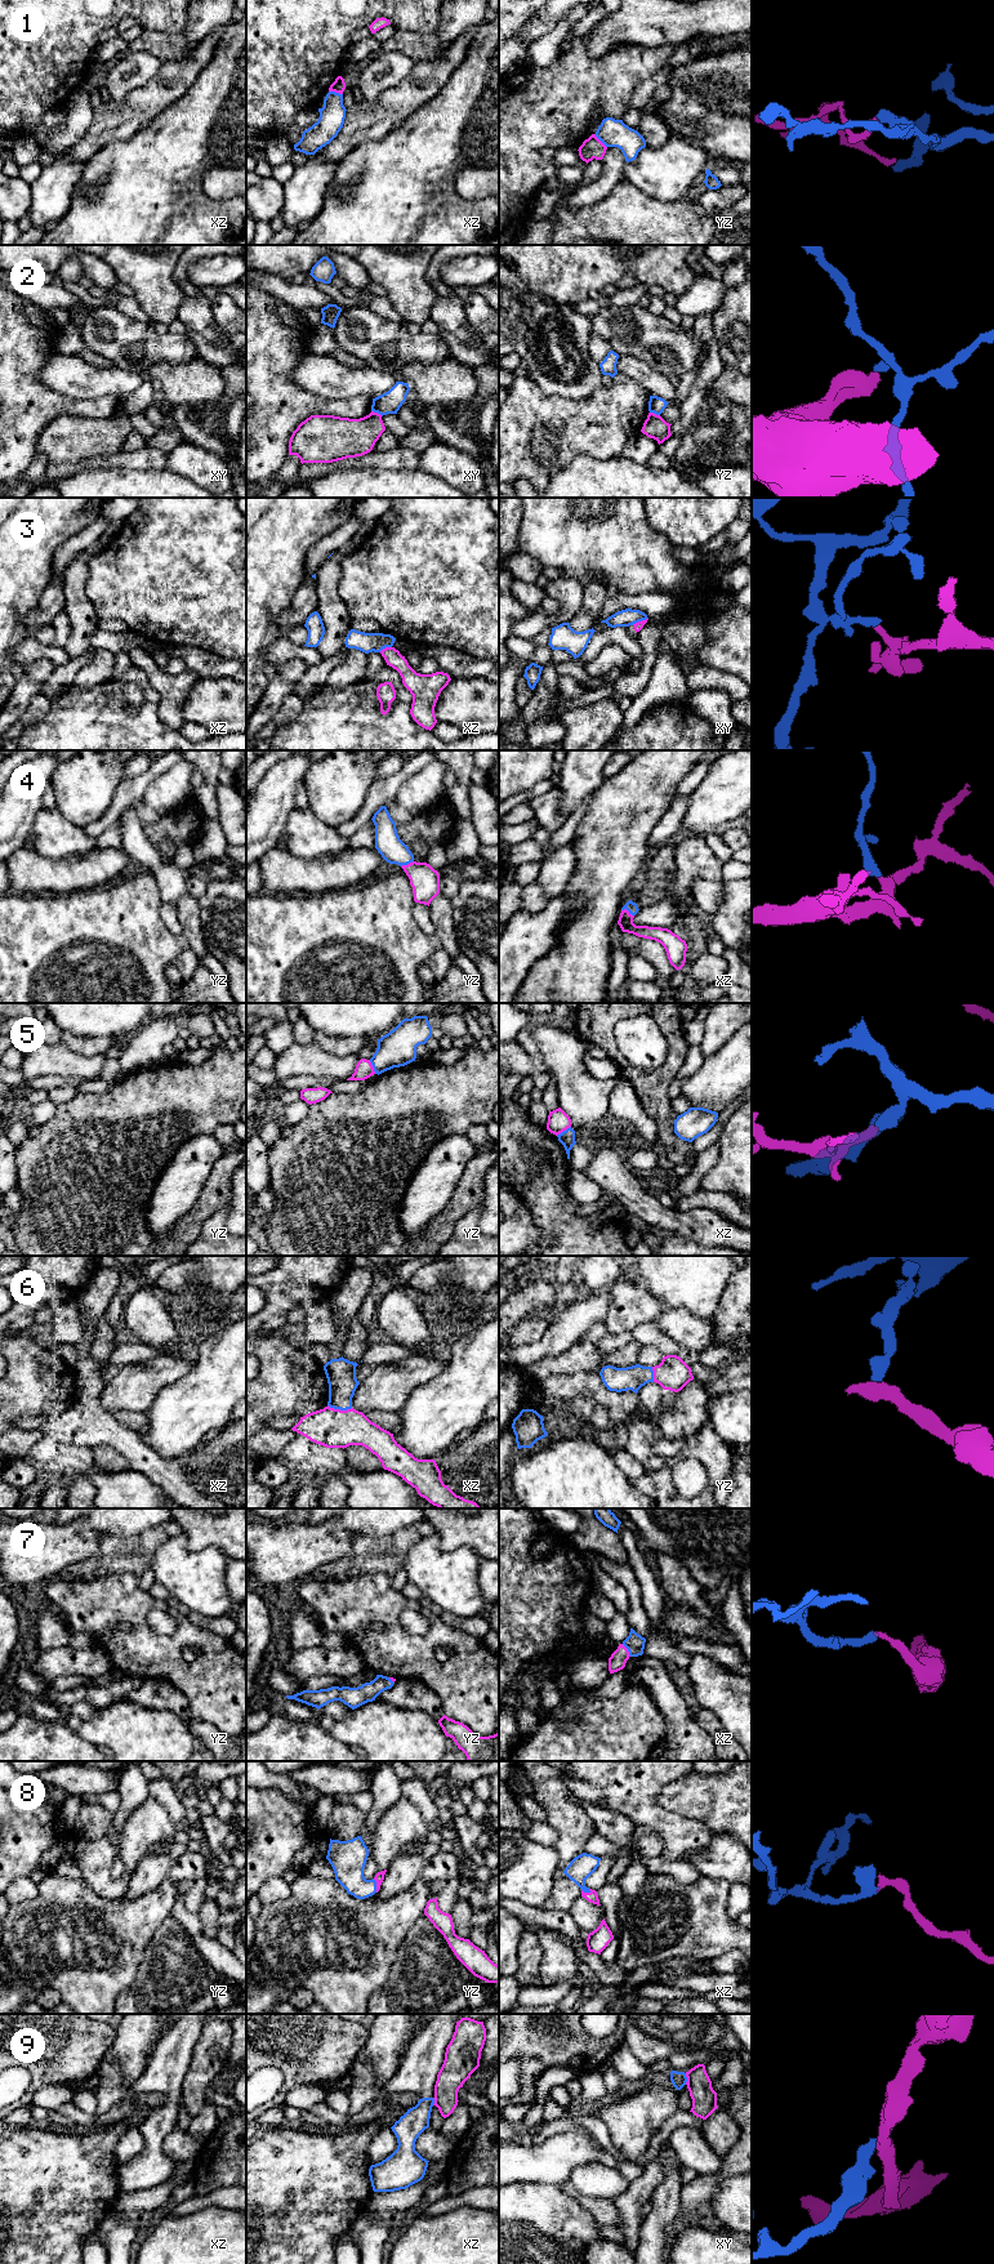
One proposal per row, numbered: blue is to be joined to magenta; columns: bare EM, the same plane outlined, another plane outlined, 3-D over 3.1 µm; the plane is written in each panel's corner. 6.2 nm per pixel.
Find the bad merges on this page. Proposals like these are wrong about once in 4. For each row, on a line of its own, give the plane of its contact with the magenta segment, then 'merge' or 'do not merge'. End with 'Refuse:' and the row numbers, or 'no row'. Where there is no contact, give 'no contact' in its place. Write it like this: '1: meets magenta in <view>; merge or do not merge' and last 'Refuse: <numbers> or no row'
1: meets magenta in xz; do not merge
2: meets magenta in xy; do not merge
3: meets magenta in xy; do not merge
4: meets magenta in xz; merge
5: meets magenta in xz; do not merge
6: meets magenta in xz; merge
7: meets magenta in xz; merge
8: meets magenta in yz; merge
9: meets magenta in xy; do not merge
Refuse: 1, 2, 3, 5, 9

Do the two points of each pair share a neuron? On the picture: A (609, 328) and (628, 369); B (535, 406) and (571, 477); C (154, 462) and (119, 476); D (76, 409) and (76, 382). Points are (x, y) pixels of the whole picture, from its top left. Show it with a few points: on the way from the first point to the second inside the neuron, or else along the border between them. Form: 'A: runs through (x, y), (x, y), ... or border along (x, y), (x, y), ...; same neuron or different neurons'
A: border along (619, 355), (636, 356), (650, 366); different neurons
B: border along (596, 458), (578, 454), (555, 472), (547, 484); different neurons
C: border along (103, 467), (124, 467), (128, 469), (163, 468); different neurons
D: border along (48, 388), (75, 399), (106, 396); different neurons

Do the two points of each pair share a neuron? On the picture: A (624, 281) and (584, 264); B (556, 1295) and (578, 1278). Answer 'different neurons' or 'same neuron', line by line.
A: different neurons
B: different neurons

